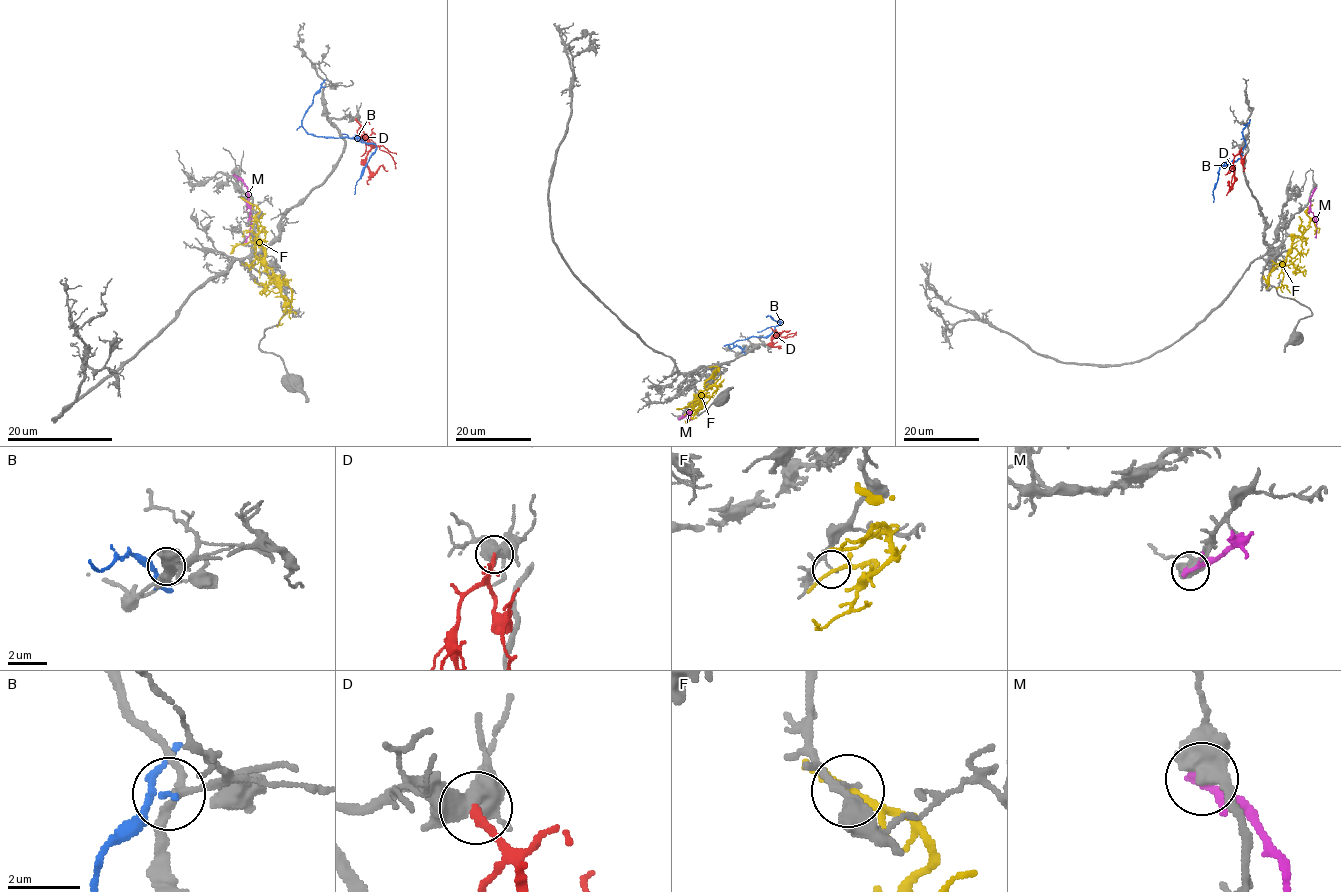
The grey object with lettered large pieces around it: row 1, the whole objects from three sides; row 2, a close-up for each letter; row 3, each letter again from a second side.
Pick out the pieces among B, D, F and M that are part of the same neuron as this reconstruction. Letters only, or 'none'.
D

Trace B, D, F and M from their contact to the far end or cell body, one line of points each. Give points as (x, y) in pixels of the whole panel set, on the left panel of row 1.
B: (324, 87), (313, 96), (301, 120), (303, 128), (321, 137), (356, 137), (375, 145), (354, 194)
D: (356, 119), (367, 138), (370, 150), (366, 166), (374, 173), (381, 166), (387, 170)
F: (247, 202), (259, 211), (257, 227), (263, 227), (255, 240), (264, 264), (291, 290), (291, 307), (276, 326)
M: (235, 175), (247, 190), (251, 220), (249, 236), (243, 243)

